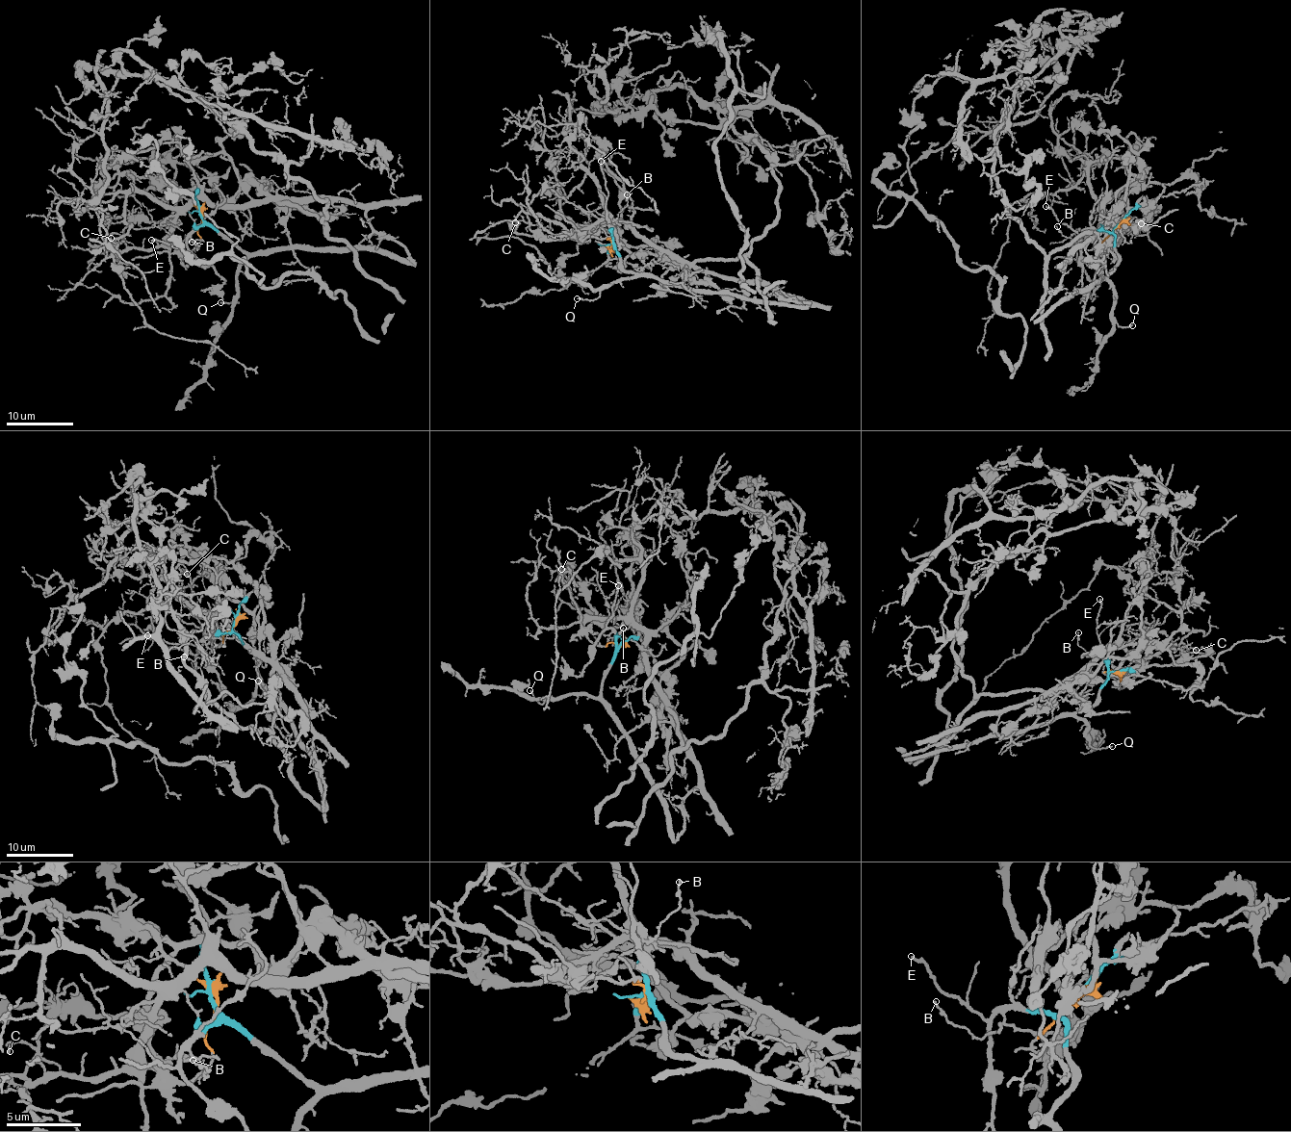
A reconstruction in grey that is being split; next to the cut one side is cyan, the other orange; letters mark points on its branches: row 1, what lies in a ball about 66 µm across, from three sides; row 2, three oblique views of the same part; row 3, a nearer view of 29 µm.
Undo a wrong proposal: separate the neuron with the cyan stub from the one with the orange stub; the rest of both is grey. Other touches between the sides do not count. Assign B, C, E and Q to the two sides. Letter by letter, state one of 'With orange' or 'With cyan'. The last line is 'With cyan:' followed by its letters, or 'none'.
B: With cyan
C: With orange
E: With cyan
Q: With cyan
With cyan: B, E, Q

